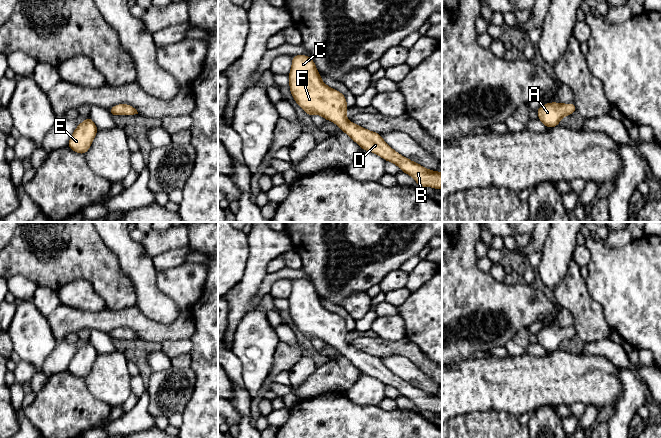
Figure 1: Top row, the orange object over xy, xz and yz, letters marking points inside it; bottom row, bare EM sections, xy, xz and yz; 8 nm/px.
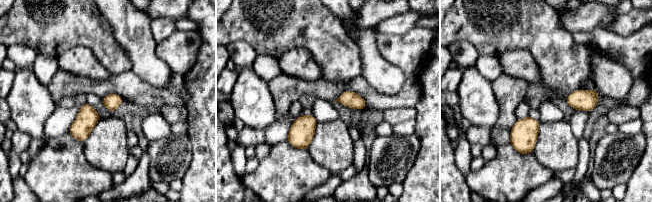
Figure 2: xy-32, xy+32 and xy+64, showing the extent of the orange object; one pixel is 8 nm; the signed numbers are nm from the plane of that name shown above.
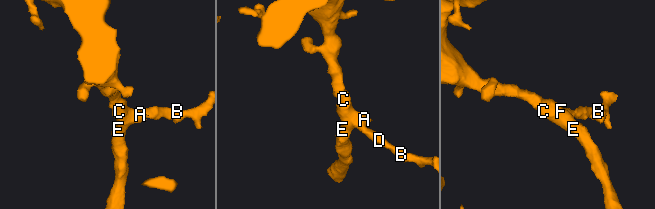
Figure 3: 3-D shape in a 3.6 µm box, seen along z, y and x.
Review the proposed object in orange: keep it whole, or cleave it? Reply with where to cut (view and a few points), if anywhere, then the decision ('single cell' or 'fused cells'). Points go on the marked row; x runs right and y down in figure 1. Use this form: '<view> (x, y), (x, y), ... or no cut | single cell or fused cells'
no cut | single cell

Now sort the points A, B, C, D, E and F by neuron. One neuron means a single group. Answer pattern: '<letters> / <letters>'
A B C D E F

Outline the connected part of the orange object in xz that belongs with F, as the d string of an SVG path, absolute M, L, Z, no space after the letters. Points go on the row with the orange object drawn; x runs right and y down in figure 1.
M293 55L288 74L289 88L296 103L312 116L321 115L332 121L349 135L362 150L373 152L385 161L395 163L402 172L413 177L418 187L429 186L442 190L442 173L431 171L394 151L383 140L381 134L369 131L350 122L345 116L349 109L344 94L332 89L321 80L313 59L307 55Z

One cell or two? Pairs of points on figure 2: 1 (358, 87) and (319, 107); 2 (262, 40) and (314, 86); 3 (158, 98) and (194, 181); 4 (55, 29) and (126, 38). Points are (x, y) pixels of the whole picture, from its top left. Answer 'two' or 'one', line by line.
1: two
2: two
3: two
4: two

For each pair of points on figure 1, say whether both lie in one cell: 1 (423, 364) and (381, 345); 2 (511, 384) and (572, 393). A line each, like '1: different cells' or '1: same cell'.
1: same cell
2: same cell

